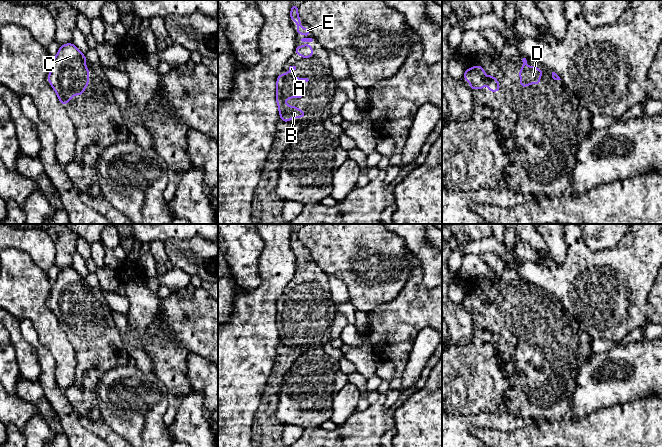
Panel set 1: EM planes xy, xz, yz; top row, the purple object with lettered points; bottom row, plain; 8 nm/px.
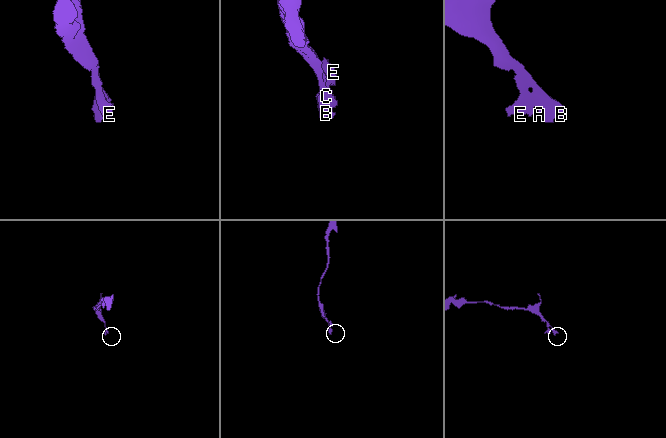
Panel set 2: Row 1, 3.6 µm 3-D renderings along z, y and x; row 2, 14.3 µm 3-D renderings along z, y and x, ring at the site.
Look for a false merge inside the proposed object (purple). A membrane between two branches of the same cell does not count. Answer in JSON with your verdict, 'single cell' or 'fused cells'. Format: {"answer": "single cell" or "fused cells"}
{"answer": "single cell"}

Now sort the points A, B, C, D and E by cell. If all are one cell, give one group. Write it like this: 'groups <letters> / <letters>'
groups A B C D E

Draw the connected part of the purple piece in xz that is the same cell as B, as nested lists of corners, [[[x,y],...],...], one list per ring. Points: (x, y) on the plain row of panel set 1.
[[[290,290],[287,298],[280,297],[276,305],[276,326],[280,337],[280,344],[289,347],[291,342],[304,342],[305,335],[299,334],[296,330],[287,330],[287,322],[304,322],[302,315],[305,310],[302,308],[308,306],[308,302],[295,302],[293,295],[296,290]]]

